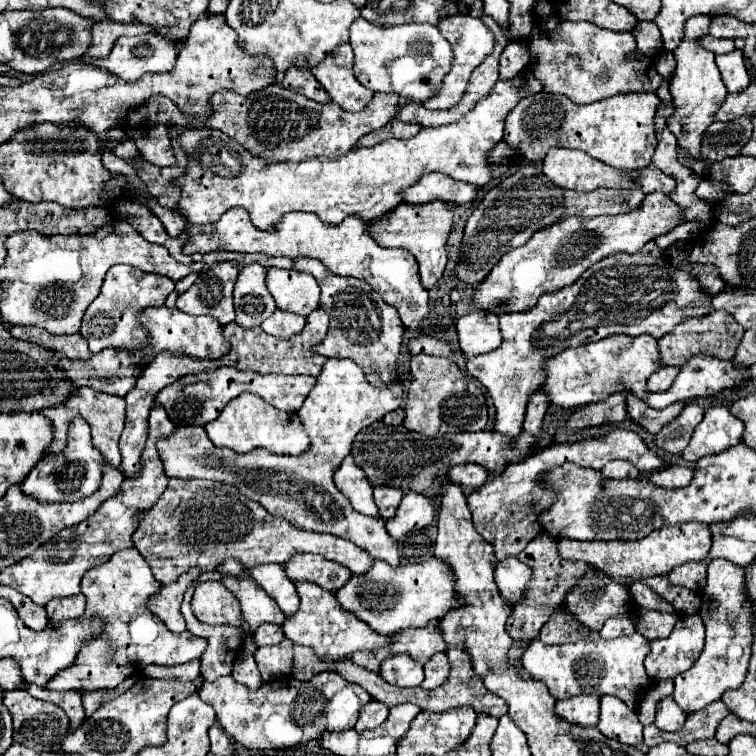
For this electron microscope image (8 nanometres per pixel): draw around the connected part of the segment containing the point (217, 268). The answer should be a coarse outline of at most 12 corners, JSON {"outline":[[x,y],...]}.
{"outline":[[217,263],[177,297],[191,315],[235,321],[239,269]]}

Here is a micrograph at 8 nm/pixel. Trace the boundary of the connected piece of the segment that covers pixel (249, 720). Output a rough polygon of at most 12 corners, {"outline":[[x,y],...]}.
{"outline":[[337,671],[249,691],[231,677],[199,695],[249,749],[353,729],[373,701]]}

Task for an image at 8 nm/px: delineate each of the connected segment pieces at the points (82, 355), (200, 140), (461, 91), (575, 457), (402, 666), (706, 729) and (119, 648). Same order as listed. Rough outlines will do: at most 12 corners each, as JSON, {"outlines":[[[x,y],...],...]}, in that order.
{"outlines":[[[11,327],[17,339],[55,349],[67,359],[89,359],[79,333],[51,335],[37,327]],[[531,69],[457,123],[337,159],[267,163],[187,127],[179,207],[207,225],[239,205],[369,221],[441,171],[483,187]],[[471,15],[443,19],[455,63],[443,91],[423,103],[451,109],[473,69],[491,53],[493,33]],[[639,433],[553,443],[469,495],[473,525],[497,561],[543,533],[557,499],[543,481],[563,463],[641,473],[665,461]],[[409,655],[381,663],[379,675],[397,687],[423,681],[423,667]],[[715,701],[689,713],[683,729],[689,735],[663,735],[681,747],[715,735],[729,709]],[[137,549],[81,581],[105,631],[47,689],[115,689],[155,663],[199,659],[207,639],[147,609],[161,589]]]}

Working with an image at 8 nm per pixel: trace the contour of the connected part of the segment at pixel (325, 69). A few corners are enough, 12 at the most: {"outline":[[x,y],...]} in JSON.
{"outline":[[349,43],[311,69],[345,111],[373,97],[353,75]]}

